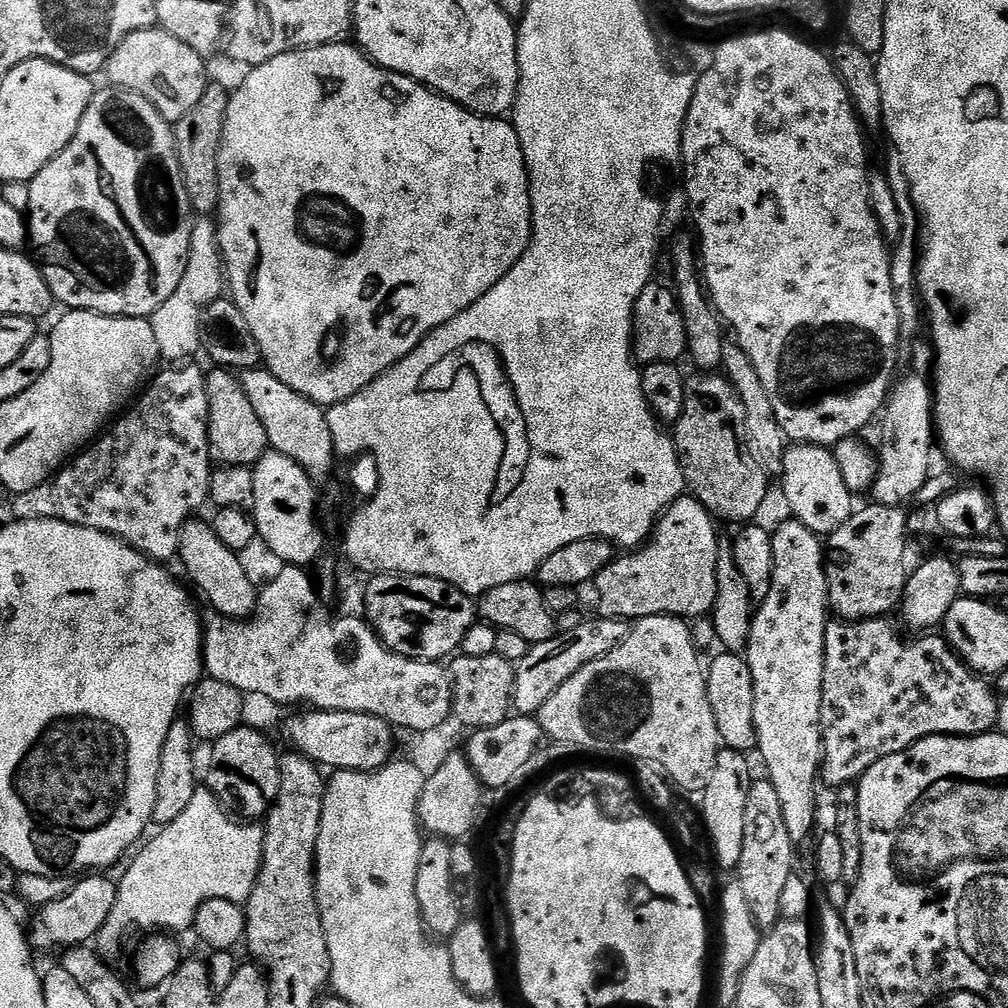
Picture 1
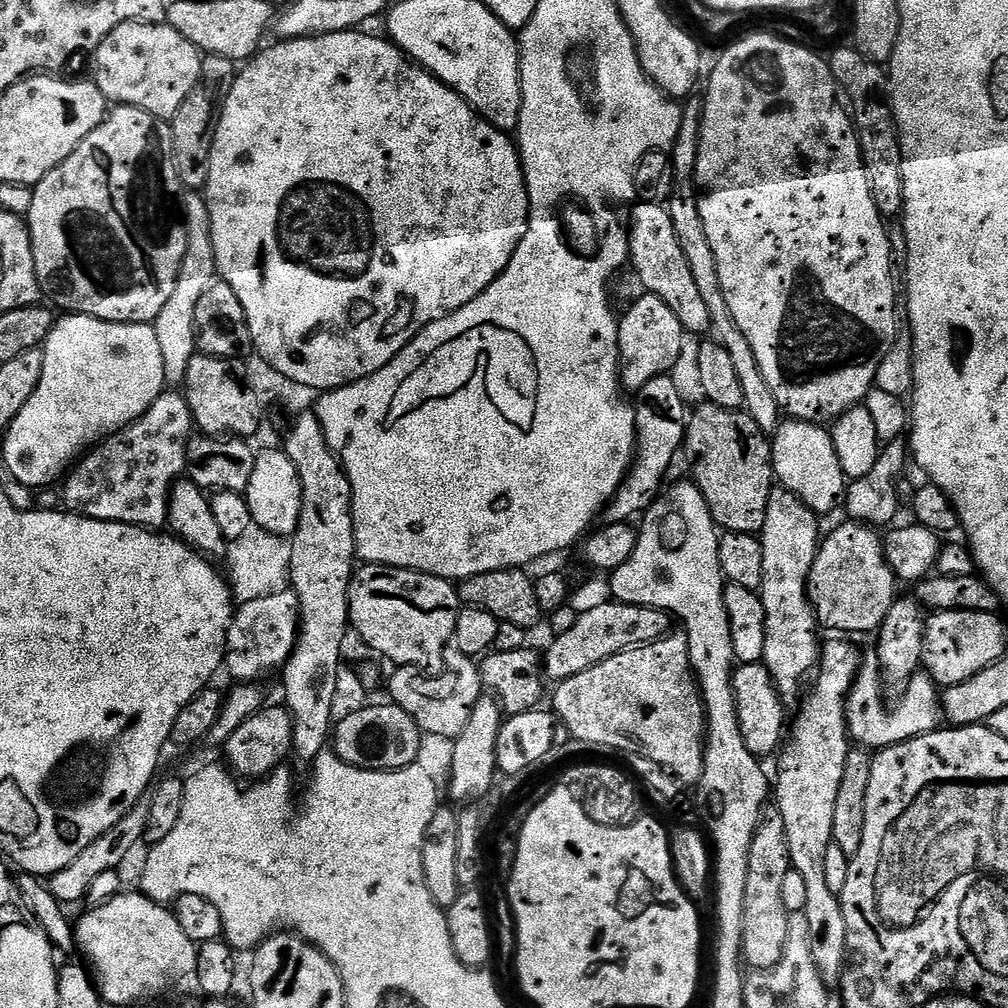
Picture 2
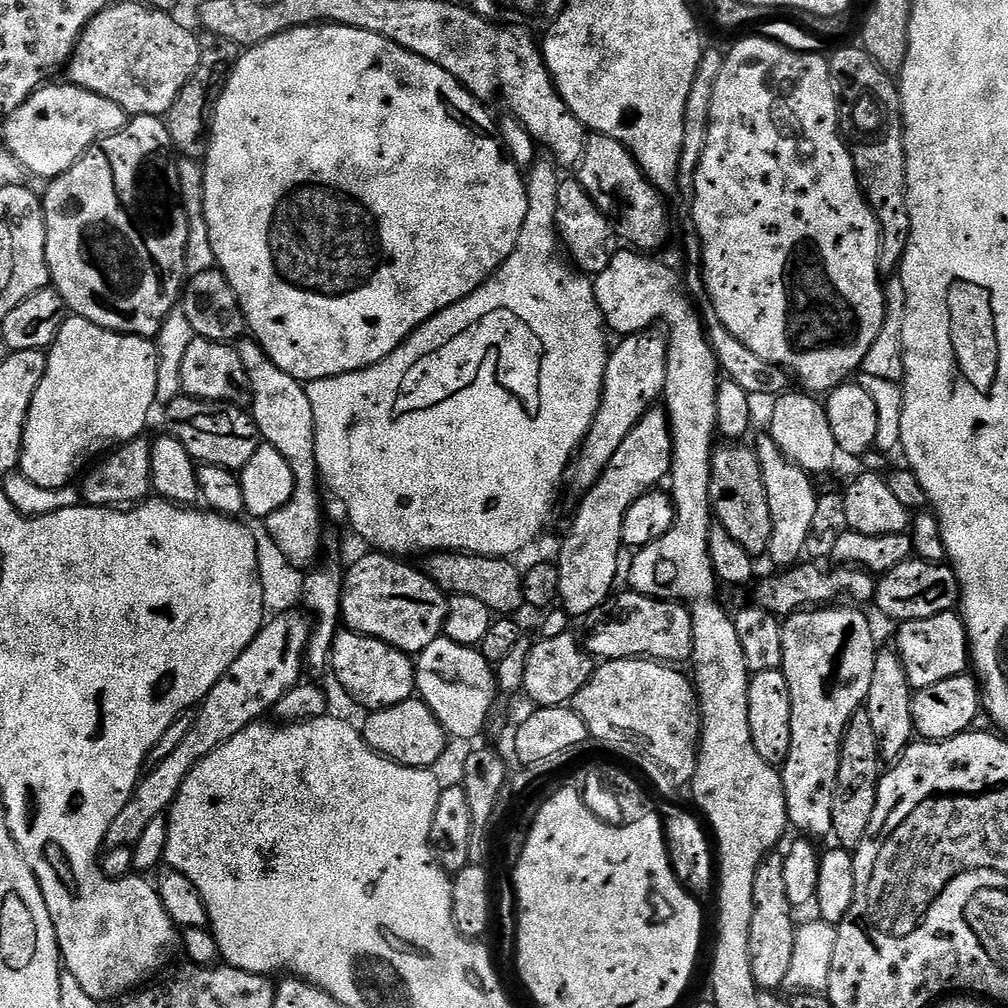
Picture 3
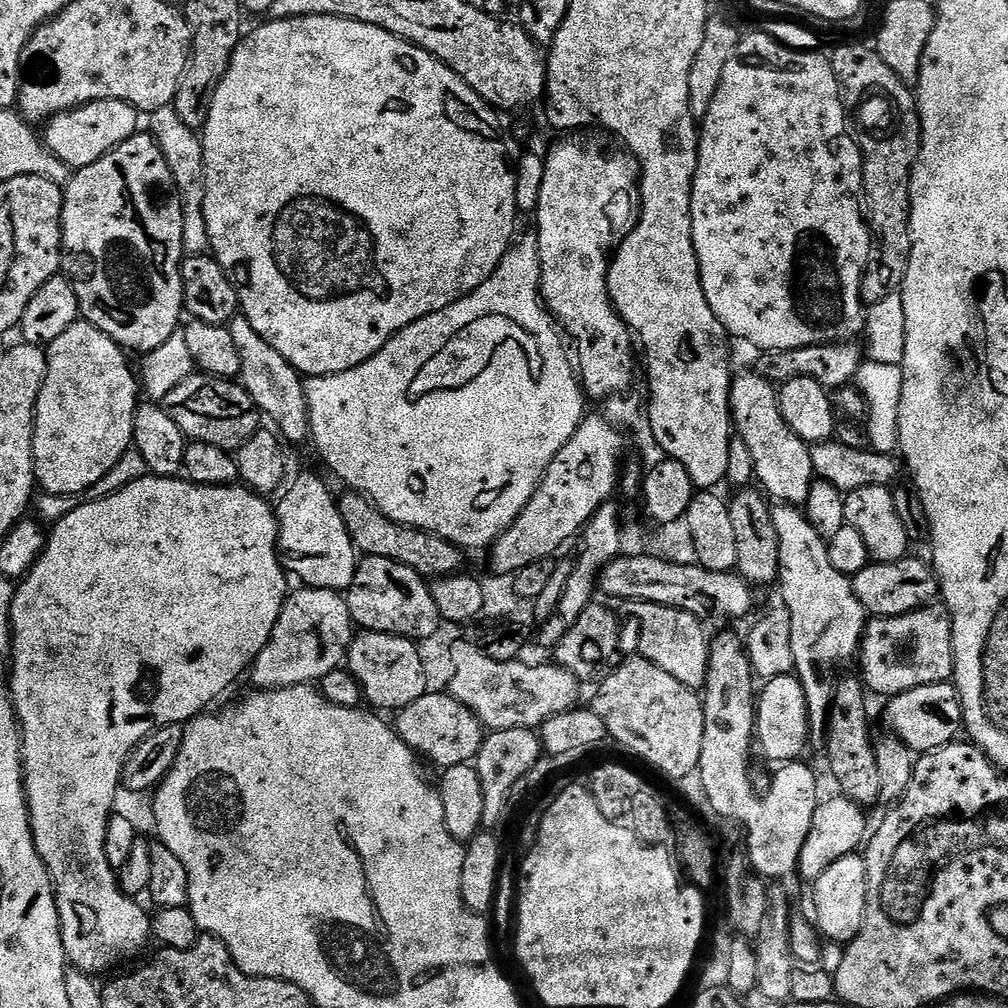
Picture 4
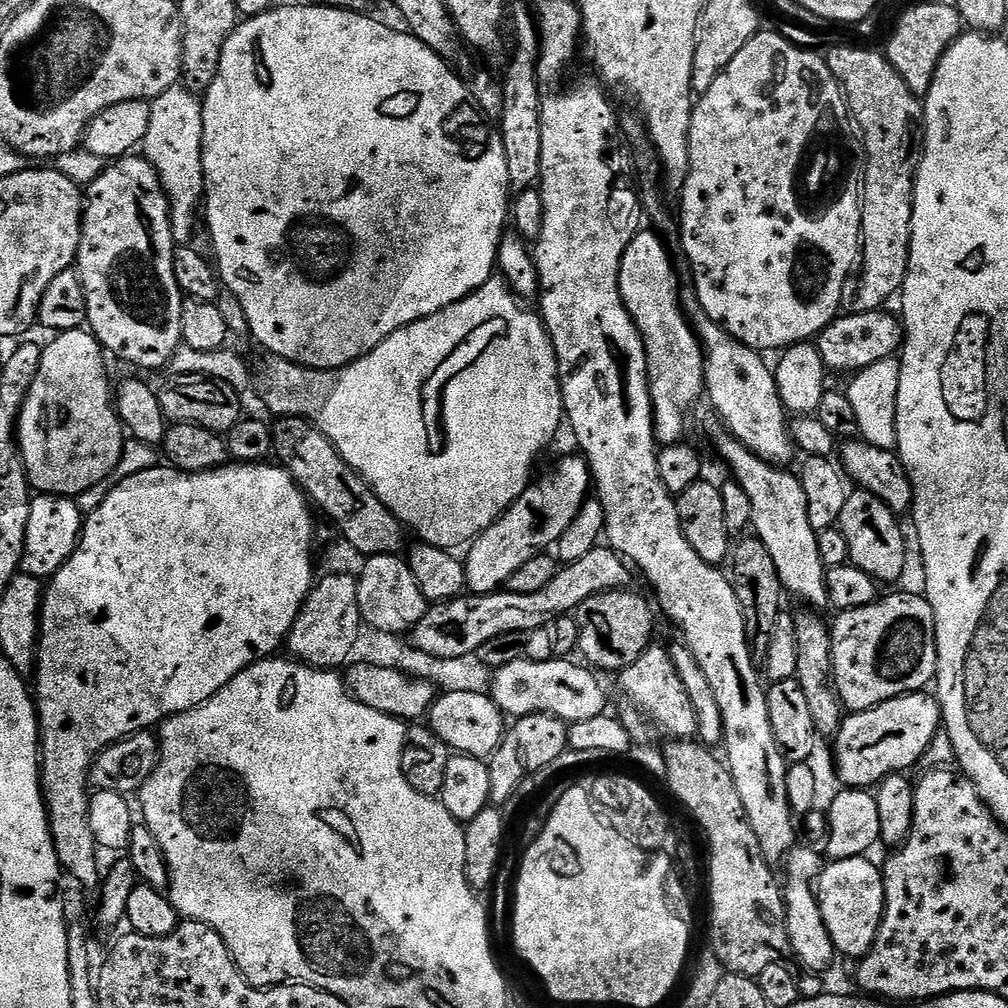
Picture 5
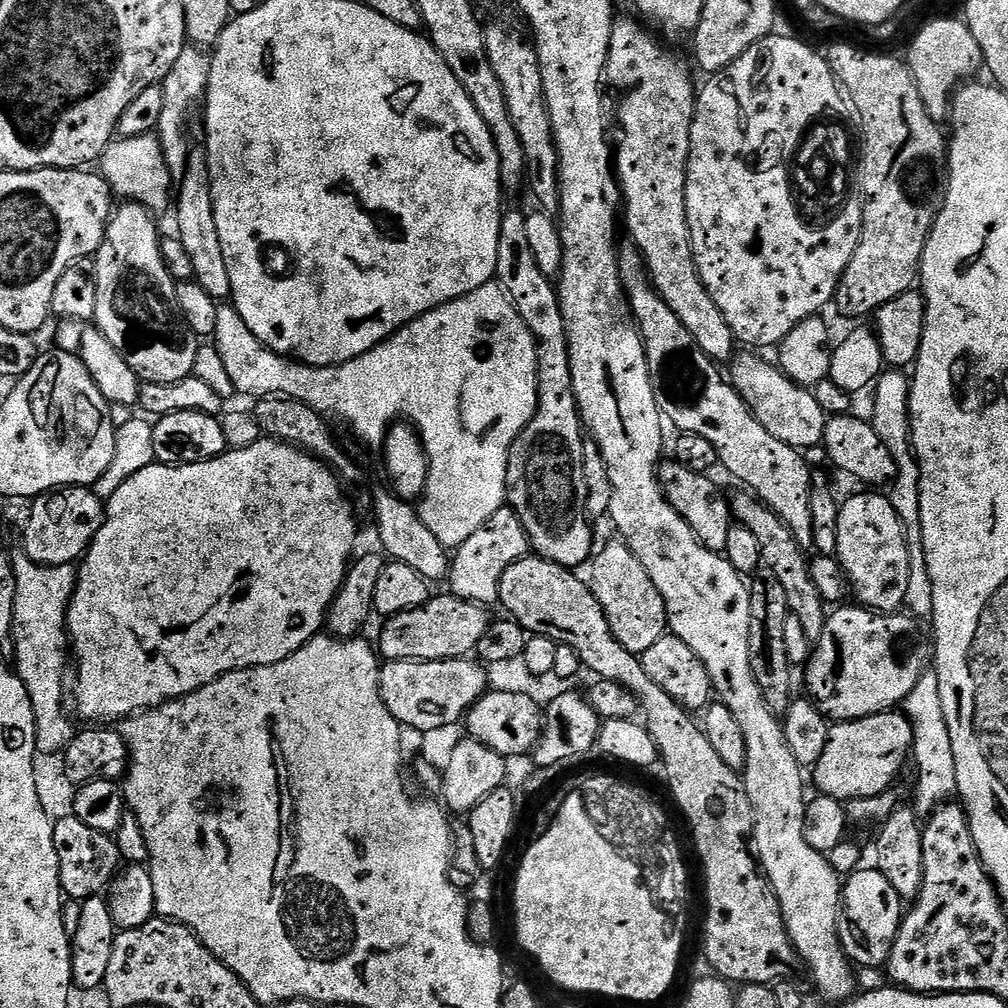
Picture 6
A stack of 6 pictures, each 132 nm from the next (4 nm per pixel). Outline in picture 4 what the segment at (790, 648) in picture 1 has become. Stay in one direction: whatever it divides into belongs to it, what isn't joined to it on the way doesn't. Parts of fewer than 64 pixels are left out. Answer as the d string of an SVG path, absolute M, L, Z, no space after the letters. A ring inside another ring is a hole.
M755 370L744 372L741 376L740 373L733 375L728 407L735 435L746 442L750 455L754 457L759 487L773 501L804 506L814 481L810 447L798 438L798 434L794 434L794 430L790 430L786 418L782 418L777 385Z

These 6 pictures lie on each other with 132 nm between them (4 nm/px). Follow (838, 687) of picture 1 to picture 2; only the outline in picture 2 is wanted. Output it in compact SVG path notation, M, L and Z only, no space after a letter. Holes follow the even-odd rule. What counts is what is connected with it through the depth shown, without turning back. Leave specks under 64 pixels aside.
M868 654L861 659L856 681L846 702L846 722L853 745L869 750L905 744L919 736L937 731L942 724L942 692L935 680L927 674L917 674L899 693L900 701L891 708L884 701L886 689L880 674L880 661Z

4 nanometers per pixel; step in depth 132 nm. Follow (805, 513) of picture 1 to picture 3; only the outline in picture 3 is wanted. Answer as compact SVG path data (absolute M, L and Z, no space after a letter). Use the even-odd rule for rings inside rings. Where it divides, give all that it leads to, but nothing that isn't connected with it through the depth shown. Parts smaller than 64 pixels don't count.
M788 390L783 395L775 397L776 405L772 408L772 440L782 450L785 457L800 469L809 474L828 472L837 467L838 449L835 436L831 432L830 418L825 405L815 395L807 391ZM816 400L819 400L816 401Z

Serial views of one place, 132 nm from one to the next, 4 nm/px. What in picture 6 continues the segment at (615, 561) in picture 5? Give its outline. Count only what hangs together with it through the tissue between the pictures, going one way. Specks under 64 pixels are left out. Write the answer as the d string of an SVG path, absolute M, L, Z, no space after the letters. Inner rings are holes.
M433 595L422 606L387 617L378 641L378 652L389 660L458 660L475 653L490 623L489 609L483 604L459 600L457 596Z

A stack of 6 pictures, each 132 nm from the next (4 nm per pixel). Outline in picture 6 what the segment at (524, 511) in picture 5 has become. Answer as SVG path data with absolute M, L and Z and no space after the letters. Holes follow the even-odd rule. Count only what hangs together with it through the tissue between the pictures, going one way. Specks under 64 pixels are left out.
M507 506L499 508L478 530L474 530L474 534L470 534L470 538L466 538L466 542L462 542L460 548L455 549L446 577L446 584L452 587L449 588L451 595L475 604L495 605L500 599L502 574L529 552L528 535L516 511Z

